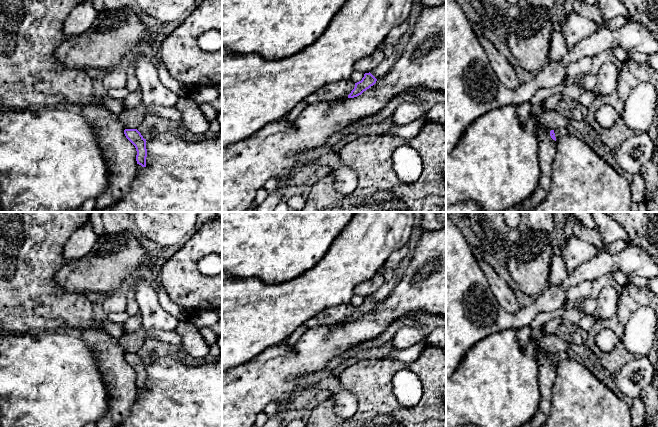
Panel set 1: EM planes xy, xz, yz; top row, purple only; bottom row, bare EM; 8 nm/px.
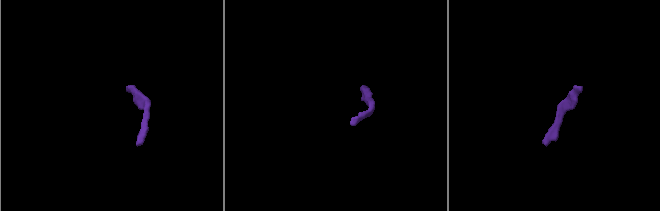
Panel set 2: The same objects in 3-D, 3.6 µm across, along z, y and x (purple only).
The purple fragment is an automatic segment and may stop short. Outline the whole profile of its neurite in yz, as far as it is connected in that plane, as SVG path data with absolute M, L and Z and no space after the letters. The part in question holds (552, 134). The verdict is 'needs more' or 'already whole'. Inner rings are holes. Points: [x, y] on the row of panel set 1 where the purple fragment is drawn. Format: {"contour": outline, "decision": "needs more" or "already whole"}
{"contour": "M560 128L560 129L550 131L550 136L555 141L557 141L559 138L561 138L565 135L569 135L567 128Z", "decision": "needs more"}

